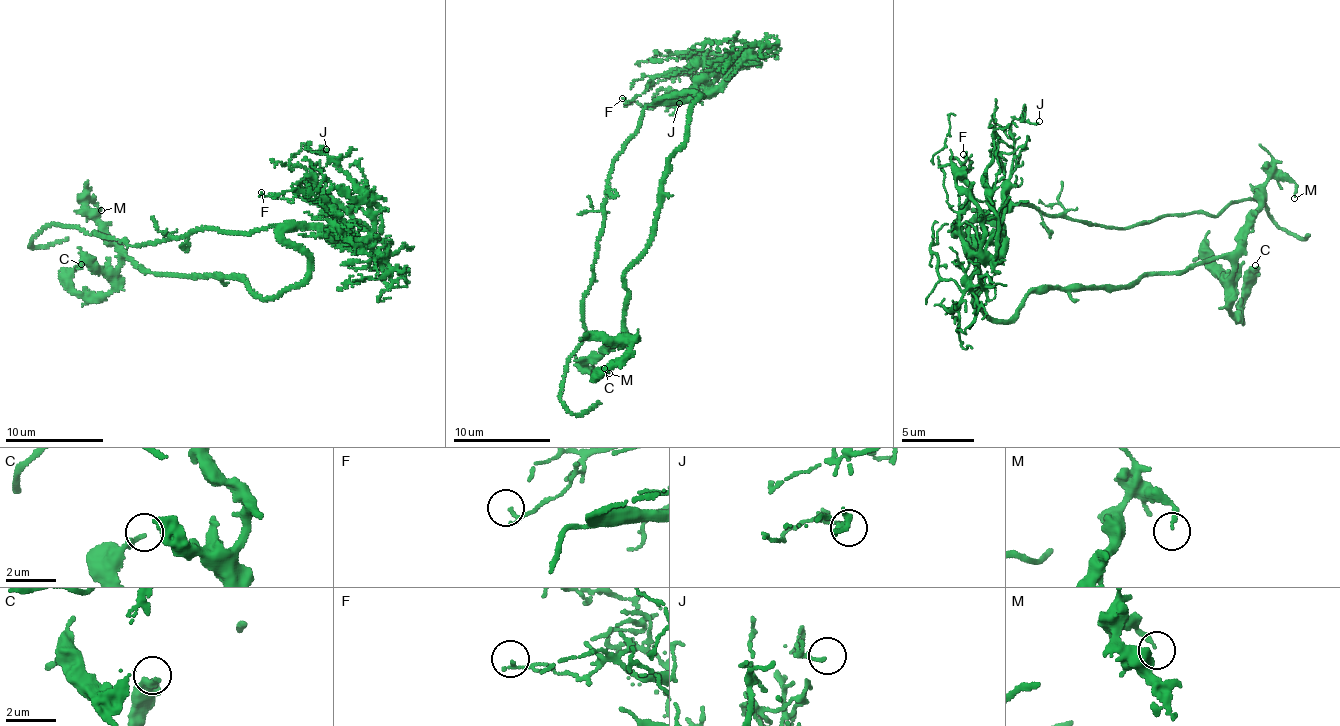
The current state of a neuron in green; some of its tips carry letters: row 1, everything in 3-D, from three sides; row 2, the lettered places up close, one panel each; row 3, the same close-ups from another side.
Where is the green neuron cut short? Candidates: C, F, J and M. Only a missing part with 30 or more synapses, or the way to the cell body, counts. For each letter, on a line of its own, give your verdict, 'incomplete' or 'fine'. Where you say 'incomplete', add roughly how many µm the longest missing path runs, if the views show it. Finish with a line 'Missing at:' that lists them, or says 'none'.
C: fine
F: fine
J: fine
M: fine
Missing at: none

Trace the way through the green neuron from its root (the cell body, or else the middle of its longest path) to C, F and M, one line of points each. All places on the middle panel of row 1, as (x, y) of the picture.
C: (672, 92), (700, 96), (687, 141), (667, 161), (656, 230), (624, 275), (623, 329), (634, 338), (604, 368)
F: (672, 92), (662, 100), (696, 99), (722, 66), (703, 59), (683, 72), (656, 77), (631, 101), (622, 98)
M: (672, 92), (700, 96), (687, 141), (667, 161), (656, 230), (624, 275), (623, 335), (587, 363), (609, 373)

